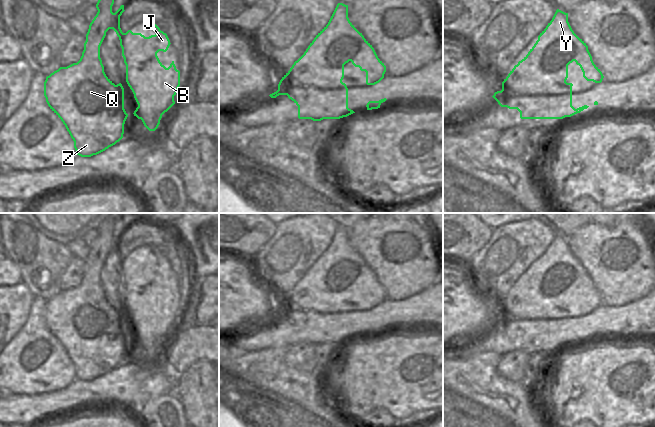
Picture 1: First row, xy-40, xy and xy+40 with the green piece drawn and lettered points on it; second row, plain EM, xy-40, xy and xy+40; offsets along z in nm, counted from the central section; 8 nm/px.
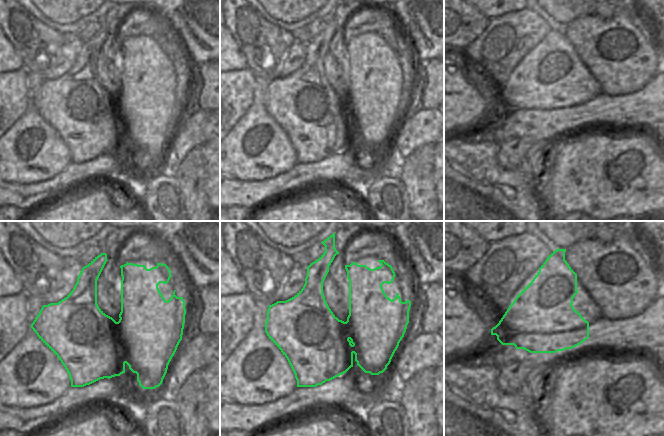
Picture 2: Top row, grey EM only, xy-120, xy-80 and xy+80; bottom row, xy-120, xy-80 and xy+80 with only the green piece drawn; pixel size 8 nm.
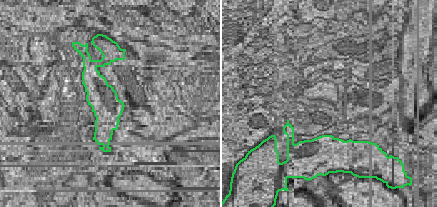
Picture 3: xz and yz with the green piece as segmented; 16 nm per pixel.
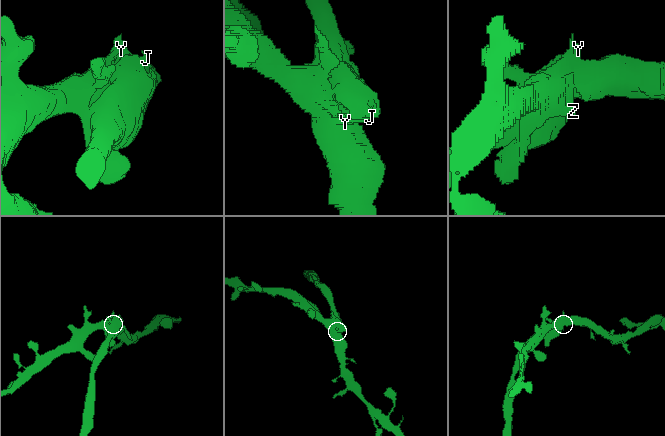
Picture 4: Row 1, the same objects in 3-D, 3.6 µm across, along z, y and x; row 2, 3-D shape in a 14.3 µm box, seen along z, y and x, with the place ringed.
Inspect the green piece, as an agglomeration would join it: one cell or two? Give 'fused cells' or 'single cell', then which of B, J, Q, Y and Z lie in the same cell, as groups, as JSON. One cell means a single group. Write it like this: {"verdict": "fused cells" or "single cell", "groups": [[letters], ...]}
{"verdict": "fused cells", "groups": [["B", "J"], ["Q", "Y", "Z"]]}

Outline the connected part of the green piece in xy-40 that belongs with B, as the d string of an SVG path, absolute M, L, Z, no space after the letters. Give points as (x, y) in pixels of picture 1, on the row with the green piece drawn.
M152 23L155 35L145 37L141 33L126 32L125 37L119 37L122 48L122 56L126 65L126 82L134 94L138 107L134 116L141 119L149 131L155 131L162 118L174 104L174 96L180 86L180 71L176 69L174 61L166 68L159 60L157 53L166 52L170 46L170 40L166 33Z

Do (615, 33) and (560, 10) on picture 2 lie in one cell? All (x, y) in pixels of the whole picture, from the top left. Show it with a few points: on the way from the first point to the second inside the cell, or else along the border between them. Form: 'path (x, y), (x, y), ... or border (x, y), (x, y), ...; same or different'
border (594, 14), (578, 16), (566, 26); different

